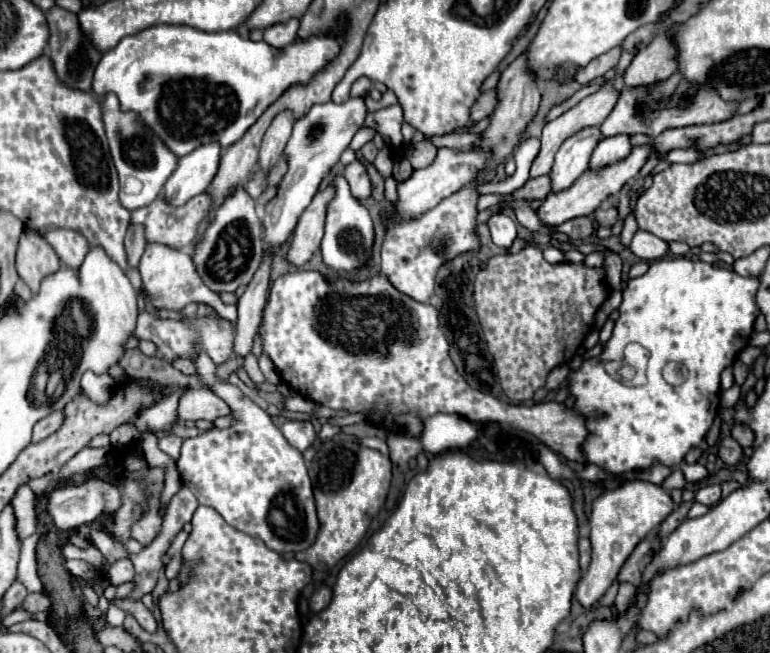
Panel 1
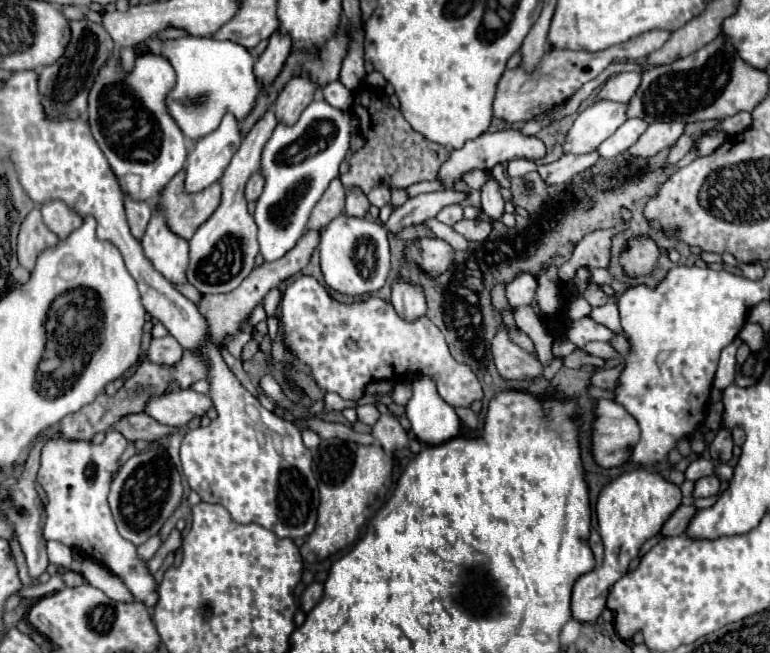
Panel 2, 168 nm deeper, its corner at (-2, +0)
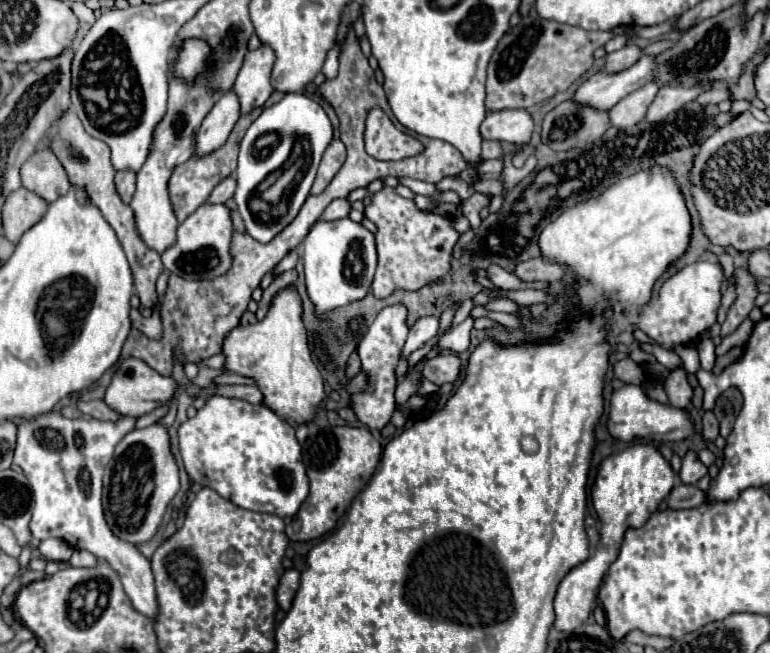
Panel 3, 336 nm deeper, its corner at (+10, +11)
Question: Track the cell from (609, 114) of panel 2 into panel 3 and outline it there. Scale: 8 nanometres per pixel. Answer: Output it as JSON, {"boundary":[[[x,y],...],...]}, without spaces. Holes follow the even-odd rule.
{"boundary":[[[642,56],[632,68],[624,72],[592,74],[578,86],[574,102],[590,104],[590,108],[598,108],[598,112],[608,112],[610,108],[614,108],[614,104],[618,104],[618,100],[648,84],[652,78],[652,70],[654,56]]]}

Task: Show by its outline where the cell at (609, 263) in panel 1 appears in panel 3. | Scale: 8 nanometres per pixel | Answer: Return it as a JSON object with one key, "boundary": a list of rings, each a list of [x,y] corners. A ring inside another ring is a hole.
{"boundary":[[[534,258],[532,262],[524,262],[516,266],[516,276],[522,278],[524,282],[534,282],[534,280],[546,280],[546,282],[558,282],[560,280],[560,266],[556,262],[544,260],[544,258]]]}

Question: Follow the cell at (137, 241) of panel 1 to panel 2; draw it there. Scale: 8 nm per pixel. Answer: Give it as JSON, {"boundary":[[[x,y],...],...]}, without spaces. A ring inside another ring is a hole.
{"boundary":[[[126,195],[124,207],[126,207],[126,219],[128,219],[128,225],[130,225],[130,231],[136,239],[140,239],[142,231],[146,229],[146,223],[150,221],[152,205],[148,201],[136,201],[130,195]]]}

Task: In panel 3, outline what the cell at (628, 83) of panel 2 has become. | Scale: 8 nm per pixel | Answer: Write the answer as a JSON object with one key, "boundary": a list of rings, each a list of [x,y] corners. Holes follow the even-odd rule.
{"boundary":[[[626,44],[622,50],[606,56],[604,72],[622,72],[622,70],[634,66],[638,62],[638,58],[640,58],[640,48],[634,44]]]}

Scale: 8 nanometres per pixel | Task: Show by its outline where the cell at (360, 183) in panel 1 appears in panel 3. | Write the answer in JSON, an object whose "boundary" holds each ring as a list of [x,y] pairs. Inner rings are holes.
{"boundary":[[[338,198],[338,200],[332,200],[328,204],[328,208],[322,214],[322,220],[338,220],[338,218],[348,216],[348,212],[350,212],[350,200],[348,198]]]}

